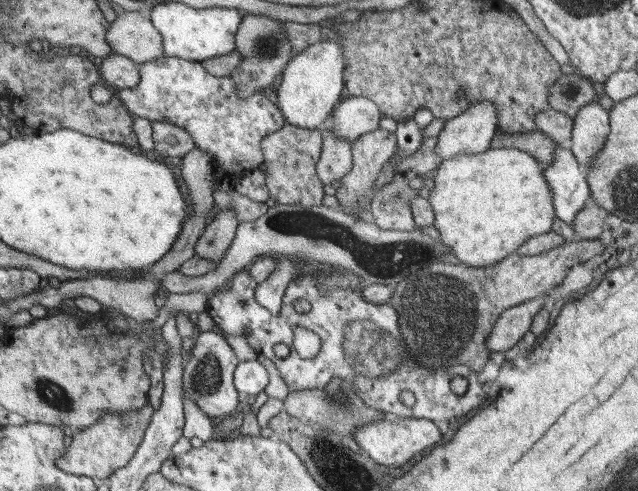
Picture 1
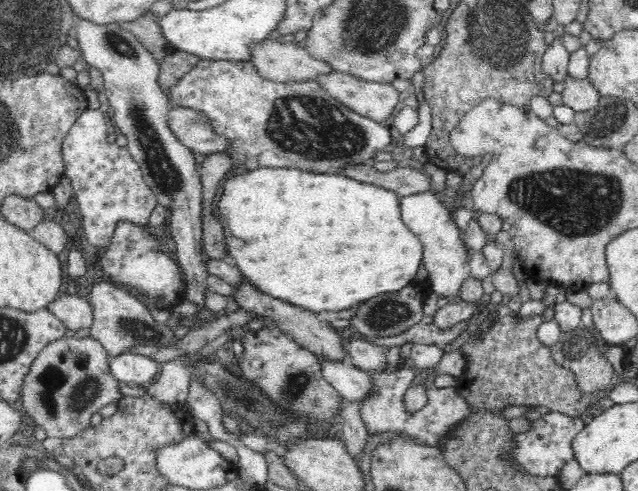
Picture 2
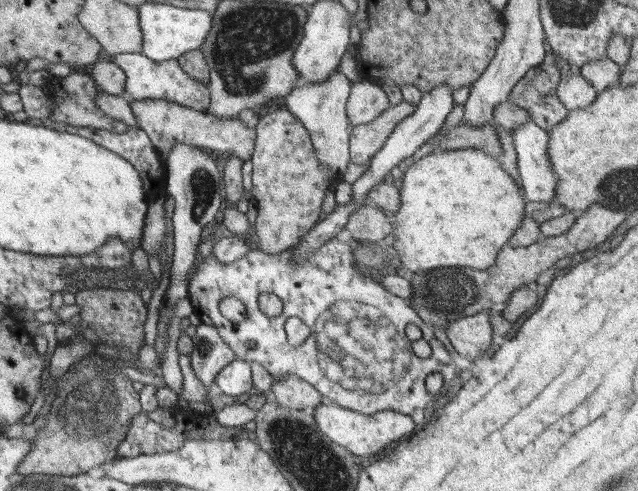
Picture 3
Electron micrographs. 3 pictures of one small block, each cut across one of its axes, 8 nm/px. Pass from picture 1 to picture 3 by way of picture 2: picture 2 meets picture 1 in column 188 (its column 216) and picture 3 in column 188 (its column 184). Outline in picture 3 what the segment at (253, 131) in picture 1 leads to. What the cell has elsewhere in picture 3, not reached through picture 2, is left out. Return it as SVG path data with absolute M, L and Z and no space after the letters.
M128 53L105 58L114 60L126 73L124 95L129 100L144 100L148 98L168 100L203 113L210 109L210 88L202 82L192 79L182 70L176 59L155 61L144 53Z

